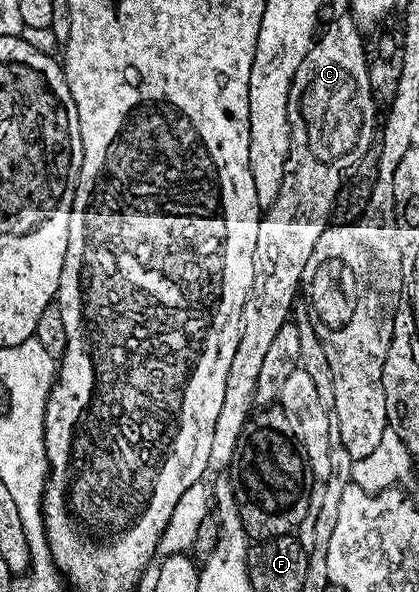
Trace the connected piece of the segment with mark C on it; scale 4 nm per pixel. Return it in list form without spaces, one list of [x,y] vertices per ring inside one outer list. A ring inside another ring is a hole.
[[[344,23],[344,27],[322,28],[321,34],[305,53],[301,65],[297,65],[297,73],[291,82],[287,102],[291,147],[287,151],[287,163],[283,166],[281,189],[273,205],[262,212],[257,229],[257,249],[253,249],[253,285],[243,306],[237,353],[233,353],[233,361],[229,364],[229,373],[225,379],[225,402],[221,405],[220,416],[217,417],[213,450],[209,453],[209,468],[212,472],[219,471],[230,463],[232,466],[236,458],[235,447],[239,444],[239,435],[253,411],[251,407],[255,403],[257,376],[261,374],[265,352],[273,342],[273,337],[277,337],[281,325],[285,325],[292,318],[293,308],[301,291],[305,261],[309,261],[309,253],[313,253],[317,237],[321,237],[321,233],[329,226],[331,206],[335,203],[337,193],[348,176],[358,168],[361,157],[365,157],[365,153],[377,139],[377,106],[370,91],[369,69],[364,51],[365,39],[354,23]]]

